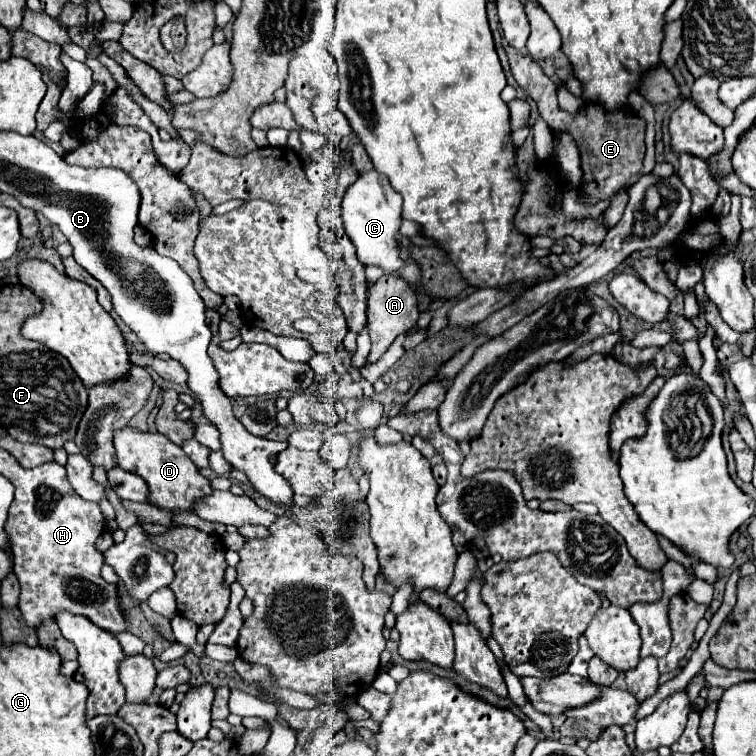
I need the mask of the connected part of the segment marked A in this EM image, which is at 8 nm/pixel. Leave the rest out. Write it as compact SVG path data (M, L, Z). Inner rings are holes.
M385 274L377 282L369 284L369 296L367 296L367 326L371 336L371 354L367 358L367 364L377 362L393 344L393 340L413 328L419 320L419 298L417 292L403 282L397 274Z

